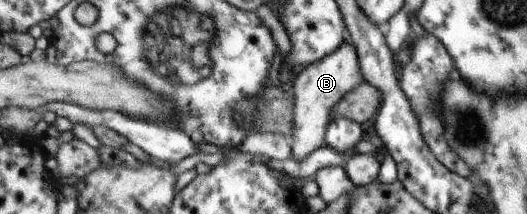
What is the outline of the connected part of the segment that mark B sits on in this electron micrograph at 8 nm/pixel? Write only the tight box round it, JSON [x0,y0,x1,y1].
[288,42,362,159]

